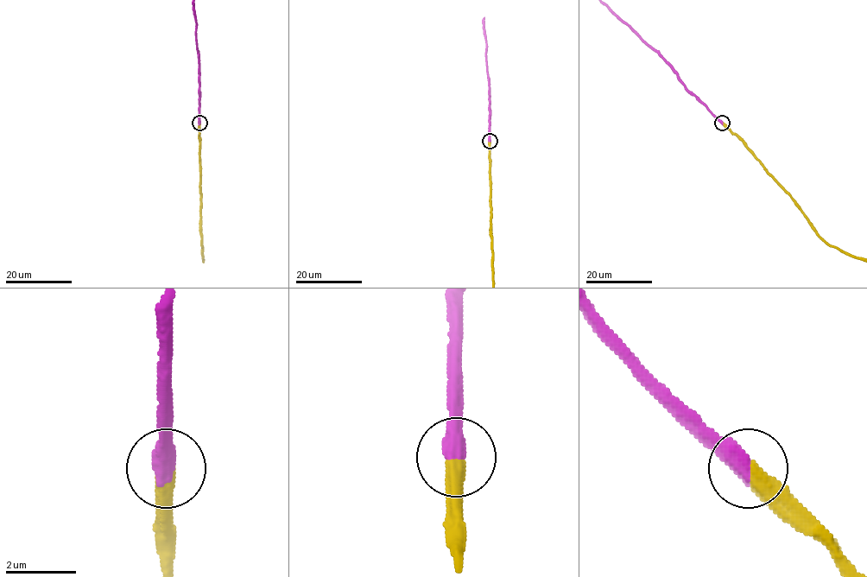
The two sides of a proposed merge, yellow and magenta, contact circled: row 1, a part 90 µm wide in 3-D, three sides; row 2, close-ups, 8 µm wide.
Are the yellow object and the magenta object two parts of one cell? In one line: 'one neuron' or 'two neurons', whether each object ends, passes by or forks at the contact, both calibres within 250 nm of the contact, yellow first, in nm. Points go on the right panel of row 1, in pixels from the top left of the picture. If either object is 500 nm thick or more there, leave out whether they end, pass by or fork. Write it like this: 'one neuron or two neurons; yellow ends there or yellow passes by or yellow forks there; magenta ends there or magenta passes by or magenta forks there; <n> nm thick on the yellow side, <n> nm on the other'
one neuron; 480 nm thick on the yellow side, 550 nm on the other

